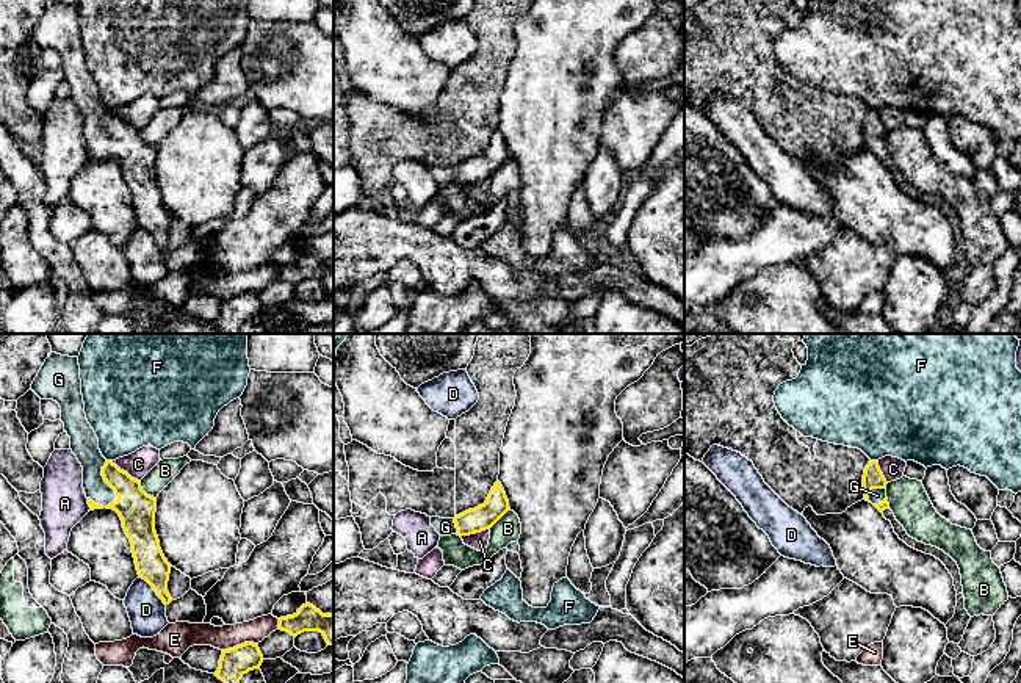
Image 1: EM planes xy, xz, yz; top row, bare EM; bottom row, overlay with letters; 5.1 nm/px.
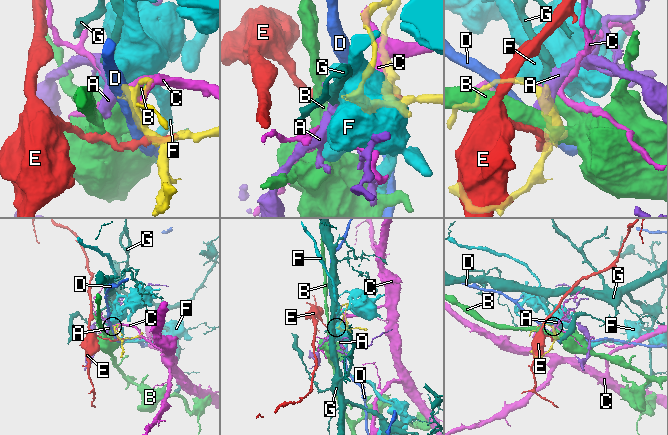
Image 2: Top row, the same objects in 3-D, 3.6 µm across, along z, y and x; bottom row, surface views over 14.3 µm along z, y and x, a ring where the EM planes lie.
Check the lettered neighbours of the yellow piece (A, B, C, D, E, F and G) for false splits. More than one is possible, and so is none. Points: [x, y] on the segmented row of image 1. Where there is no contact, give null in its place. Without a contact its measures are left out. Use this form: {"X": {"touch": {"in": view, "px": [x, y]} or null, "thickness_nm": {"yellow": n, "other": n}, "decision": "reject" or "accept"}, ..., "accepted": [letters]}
{"A": {"touch": {"in": "xy", "px": [88, 503]}, "thickness_nm": {"yellow": 40, "other": 240}, "decision": "reject"}, "B": {"touch": {"in": "xy", "px": [144, 492]}, "thickness_nm": {"yellow": 190, "other": 110}, "decision": "reject"}, "C": {"touch": {"in": "xy", "px": [126, 472]}, "thickness_nm": {"yellow": 190, "other": 140}, "decision": "reject"}, "D": {"touch": {"in": "xy", "px": [154, 589]}, "thickness_nm": {"yellow": 160, "other": 190}, "decision": "reject"}, "E": {"touch": {"in": "xy", "px": [238, 646]}, "thickness_nm": {"yellow": 150, "other": 130}, "decision": "reject"}, "F": {"touch": {"in": "yz", "px": [874, 461]}, "thickness_nm": {"yellow": 110, "other": 440}, "decision": "reject"}, "G": {"touch": {"in": "xy", "px": [110, 486]}, "thickness_nm": {"yellow": 190, "other": 140}, "decision": "accept"}, "accepted": ["G"]}

